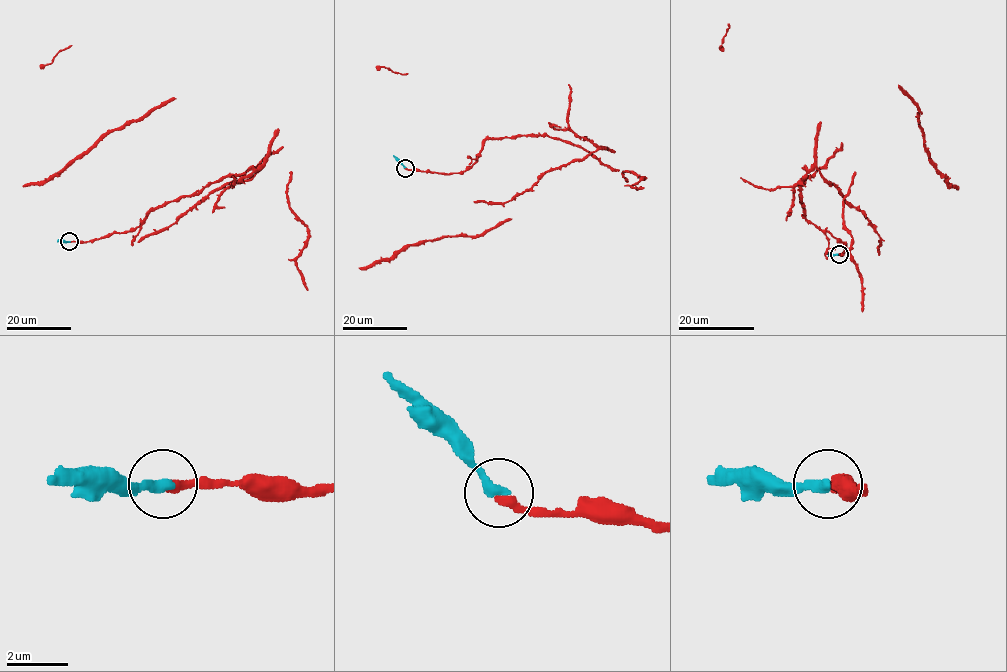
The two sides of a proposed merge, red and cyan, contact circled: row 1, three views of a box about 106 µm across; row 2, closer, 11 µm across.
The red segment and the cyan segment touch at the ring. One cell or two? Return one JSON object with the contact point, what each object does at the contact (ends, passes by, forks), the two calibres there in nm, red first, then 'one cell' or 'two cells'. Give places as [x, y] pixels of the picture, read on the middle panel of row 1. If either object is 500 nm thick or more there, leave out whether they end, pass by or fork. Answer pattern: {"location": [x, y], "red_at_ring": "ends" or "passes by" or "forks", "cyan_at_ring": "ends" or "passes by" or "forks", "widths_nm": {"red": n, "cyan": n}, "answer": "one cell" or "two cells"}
{"location": [405, 168], "red_at_ring": "ends", "cyan_at_ring": "ends", "widths_nm": {"red": 320, "cyan": 360}, "answer": "one cell"}

